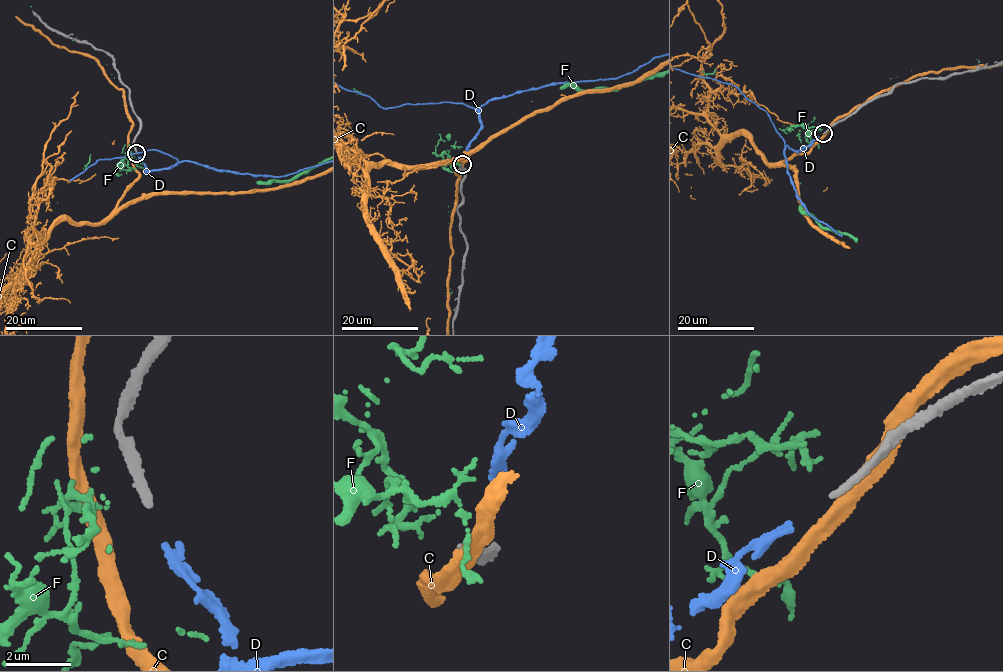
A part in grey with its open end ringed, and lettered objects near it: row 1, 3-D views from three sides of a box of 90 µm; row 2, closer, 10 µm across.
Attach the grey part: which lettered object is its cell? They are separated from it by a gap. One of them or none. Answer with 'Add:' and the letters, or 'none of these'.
Add: D

